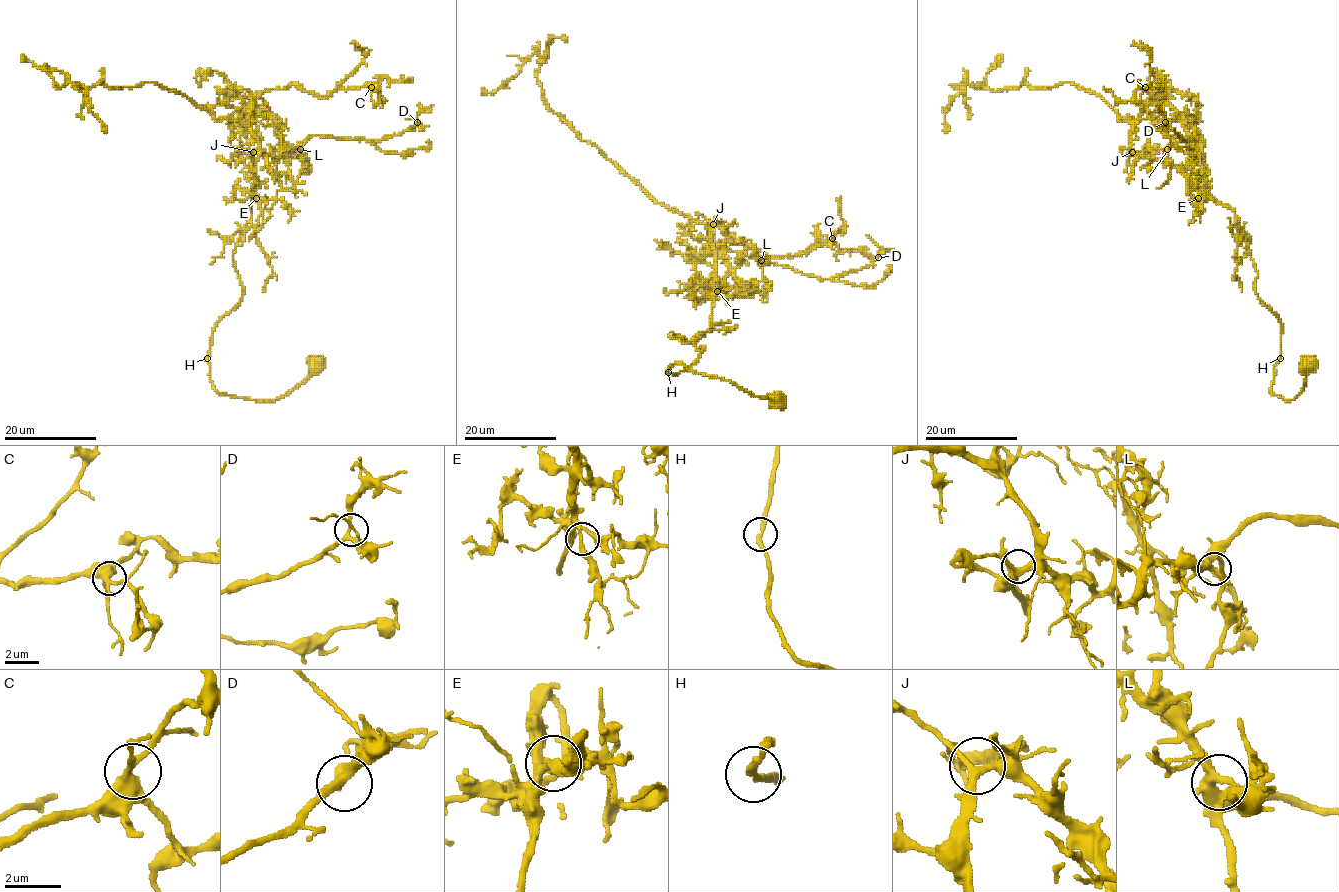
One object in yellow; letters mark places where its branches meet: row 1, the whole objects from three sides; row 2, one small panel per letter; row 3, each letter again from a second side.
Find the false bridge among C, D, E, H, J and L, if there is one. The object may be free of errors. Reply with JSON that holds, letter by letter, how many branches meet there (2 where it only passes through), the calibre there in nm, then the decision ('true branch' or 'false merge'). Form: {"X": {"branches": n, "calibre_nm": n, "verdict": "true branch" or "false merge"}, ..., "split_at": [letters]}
{"C": {"branches": 3, "calibre_nm": 320, "verdict": "true branch"}, "D": {"branches": 3, "calibre_nm": 200, "verdict": "true branch"}, "E": {"branches": 3, "calibre_nm": 240, "verdict": "true branch"}, "H": {"branches": 2, "calibre_nm": 220, "verdict": "true branch"}, "J": {"branches": 3, "calibre_nm": 280, "verdict": "true branch"}, "L": {"branches": 3, "calibre_nm": 340, "verdict": "true branch"}, "split_at": []}

